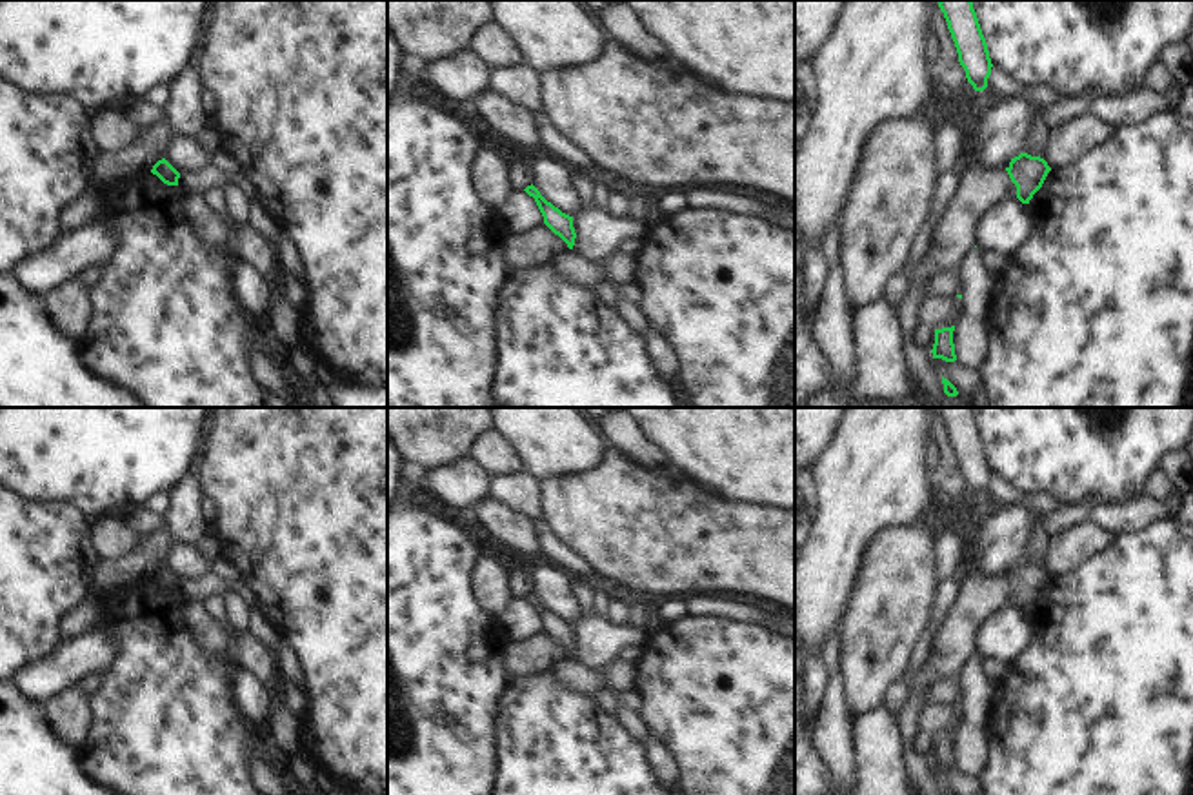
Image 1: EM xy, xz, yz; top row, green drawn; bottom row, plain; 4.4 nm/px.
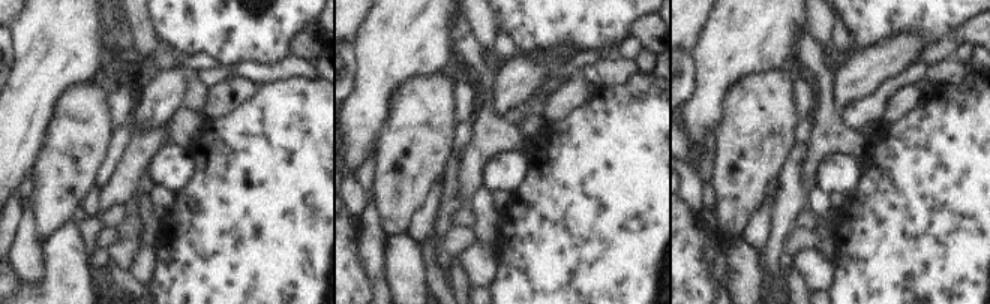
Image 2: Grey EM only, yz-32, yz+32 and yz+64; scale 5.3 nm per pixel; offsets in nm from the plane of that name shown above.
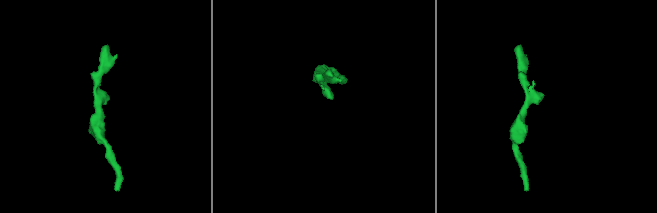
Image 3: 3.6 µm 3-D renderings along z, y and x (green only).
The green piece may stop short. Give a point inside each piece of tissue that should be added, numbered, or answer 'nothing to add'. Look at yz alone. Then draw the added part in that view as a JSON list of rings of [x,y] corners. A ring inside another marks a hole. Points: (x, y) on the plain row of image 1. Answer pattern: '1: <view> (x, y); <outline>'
nothing to add

